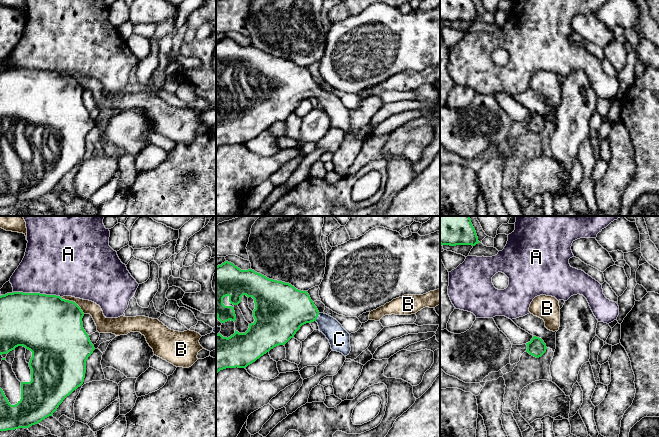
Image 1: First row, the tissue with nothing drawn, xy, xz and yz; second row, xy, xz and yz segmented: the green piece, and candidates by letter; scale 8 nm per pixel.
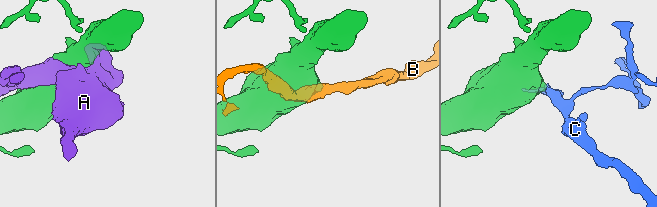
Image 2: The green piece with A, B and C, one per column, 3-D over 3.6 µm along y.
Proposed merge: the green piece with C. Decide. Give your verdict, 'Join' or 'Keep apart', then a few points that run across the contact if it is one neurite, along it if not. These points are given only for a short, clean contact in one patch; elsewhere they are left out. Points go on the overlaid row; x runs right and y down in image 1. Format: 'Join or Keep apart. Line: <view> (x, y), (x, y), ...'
Join. Line: xz (287, 308), (300, 309), (317, 316), (339, 338)

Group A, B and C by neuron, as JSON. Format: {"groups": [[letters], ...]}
{"groups": [["A"], ["B"], ["C"]]}

